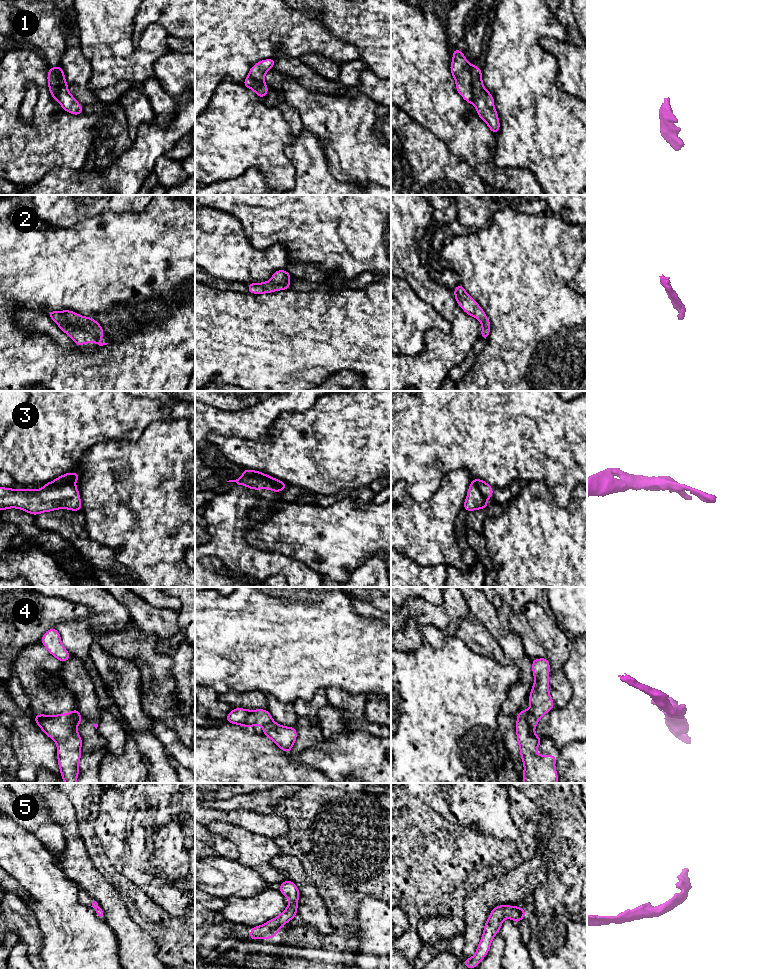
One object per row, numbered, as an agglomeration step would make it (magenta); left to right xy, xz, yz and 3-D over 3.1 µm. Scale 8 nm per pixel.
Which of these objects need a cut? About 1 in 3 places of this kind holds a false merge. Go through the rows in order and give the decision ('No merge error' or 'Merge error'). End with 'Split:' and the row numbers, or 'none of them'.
1: Merge error
2: No merge error
3: Merge error
4: Merge error
5: No merge error
Split: 1, 3, 4

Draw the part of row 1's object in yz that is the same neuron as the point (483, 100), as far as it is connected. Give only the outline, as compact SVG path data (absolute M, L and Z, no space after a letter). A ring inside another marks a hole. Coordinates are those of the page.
M477 65L471 66L471 85L474 98L474 106L482 121L484 121L495 135L500 130L498 113L494 108L493 95L488 92L482 82L482 69Z

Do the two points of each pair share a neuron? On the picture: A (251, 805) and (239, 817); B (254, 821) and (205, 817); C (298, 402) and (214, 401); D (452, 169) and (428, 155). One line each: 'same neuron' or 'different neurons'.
A: different neurons
B: same neuron
C: different neurons
D: same neuron

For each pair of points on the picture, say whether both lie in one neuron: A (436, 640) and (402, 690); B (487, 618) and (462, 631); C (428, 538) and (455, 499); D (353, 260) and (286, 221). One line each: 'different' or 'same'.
A: different
B: different
C: same
D: same

